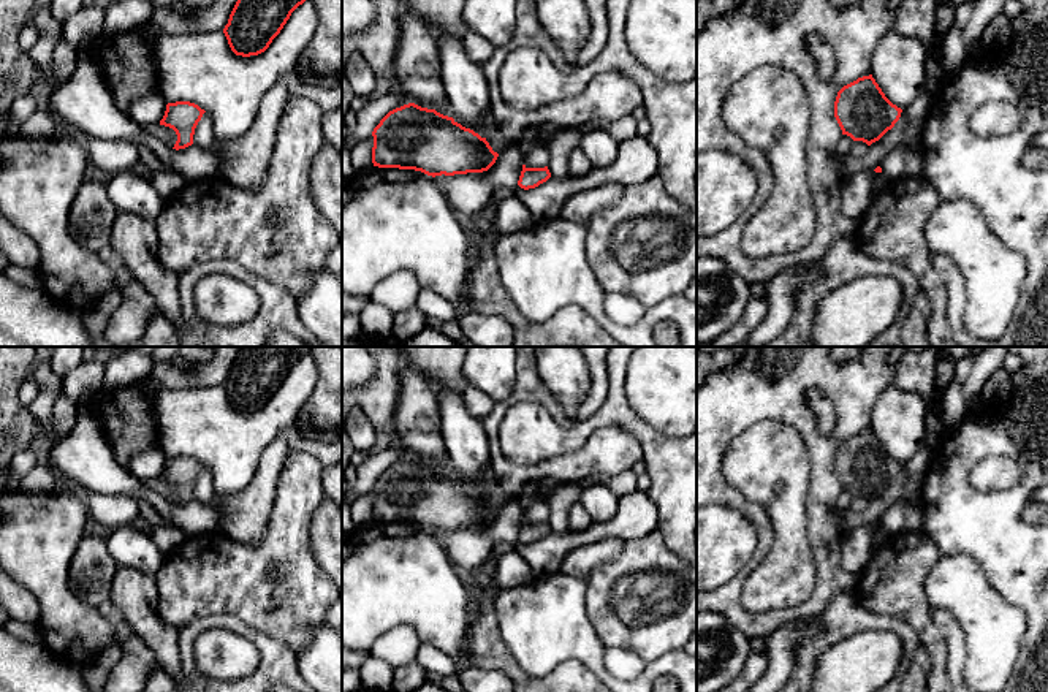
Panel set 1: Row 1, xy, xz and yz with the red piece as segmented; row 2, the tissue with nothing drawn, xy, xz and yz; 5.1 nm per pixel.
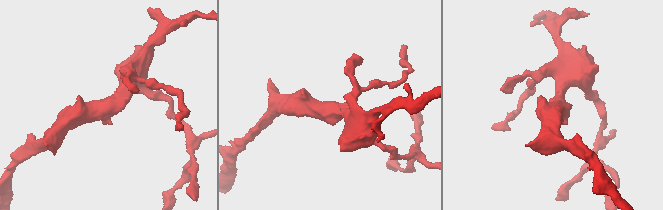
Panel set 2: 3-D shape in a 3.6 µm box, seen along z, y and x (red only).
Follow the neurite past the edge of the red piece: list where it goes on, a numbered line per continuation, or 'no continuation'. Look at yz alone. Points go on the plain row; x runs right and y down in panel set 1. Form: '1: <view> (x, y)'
1: yz (880, 534)

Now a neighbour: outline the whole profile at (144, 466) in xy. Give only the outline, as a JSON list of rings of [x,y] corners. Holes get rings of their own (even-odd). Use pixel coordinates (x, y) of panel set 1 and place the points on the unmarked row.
[[[160,447],[147,448],[144,453],[133,454],[127,470],[141,481],[160,478],[168,456]]]

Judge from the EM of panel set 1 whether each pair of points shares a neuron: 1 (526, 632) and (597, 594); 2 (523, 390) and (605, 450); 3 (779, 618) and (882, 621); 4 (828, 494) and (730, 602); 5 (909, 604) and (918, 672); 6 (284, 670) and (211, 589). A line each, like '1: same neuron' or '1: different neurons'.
1: different neurons
2: same neuron
3: different neurons
4: same neuron
5: different neurons
6: different neurons

